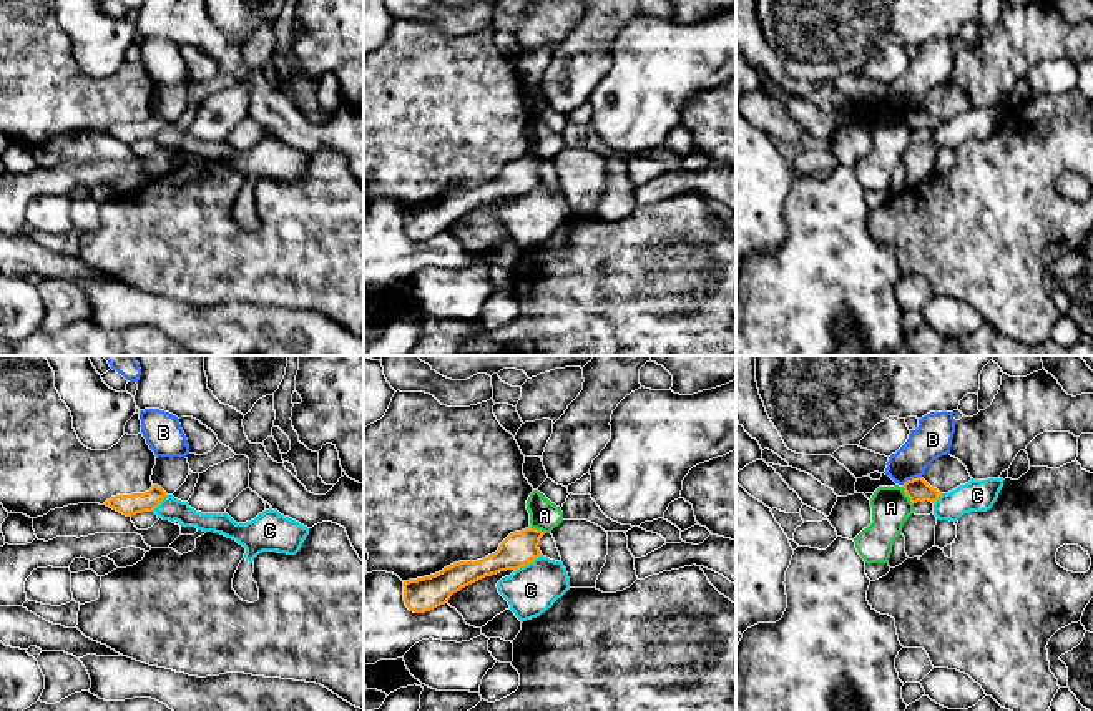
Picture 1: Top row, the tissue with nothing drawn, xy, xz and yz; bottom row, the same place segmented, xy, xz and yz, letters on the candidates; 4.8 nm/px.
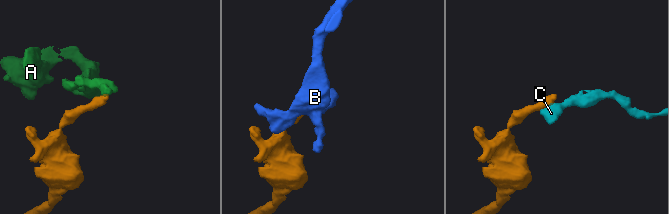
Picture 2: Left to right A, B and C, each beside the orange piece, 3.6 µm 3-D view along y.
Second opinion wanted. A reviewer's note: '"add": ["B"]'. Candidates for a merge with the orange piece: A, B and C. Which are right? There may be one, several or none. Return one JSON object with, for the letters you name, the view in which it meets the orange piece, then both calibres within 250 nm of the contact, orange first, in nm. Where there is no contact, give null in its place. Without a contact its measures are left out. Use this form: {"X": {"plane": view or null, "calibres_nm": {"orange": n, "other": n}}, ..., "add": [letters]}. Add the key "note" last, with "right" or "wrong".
{"add": [], "note": "wrong"}

